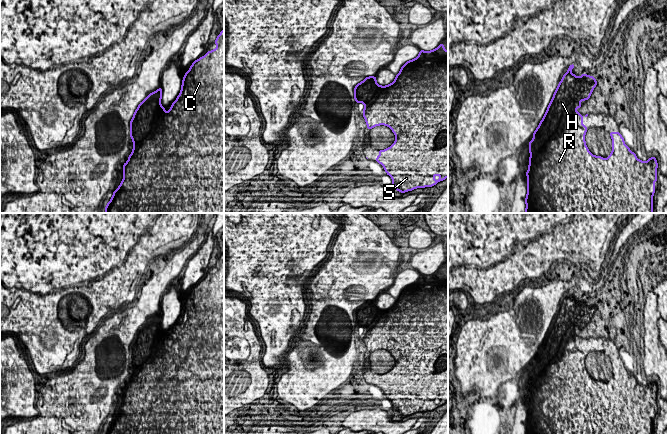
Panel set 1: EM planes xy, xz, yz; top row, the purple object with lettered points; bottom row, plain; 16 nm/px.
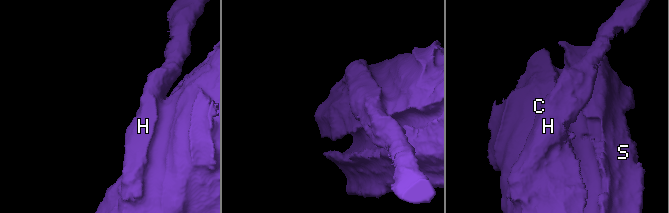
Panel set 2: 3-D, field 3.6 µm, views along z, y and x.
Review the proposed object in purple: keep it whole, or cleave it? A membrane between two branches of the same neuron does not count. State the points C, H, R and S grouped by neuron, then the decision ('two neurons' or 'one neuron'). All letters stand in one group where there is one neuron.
groups C R S / H; two neurons

